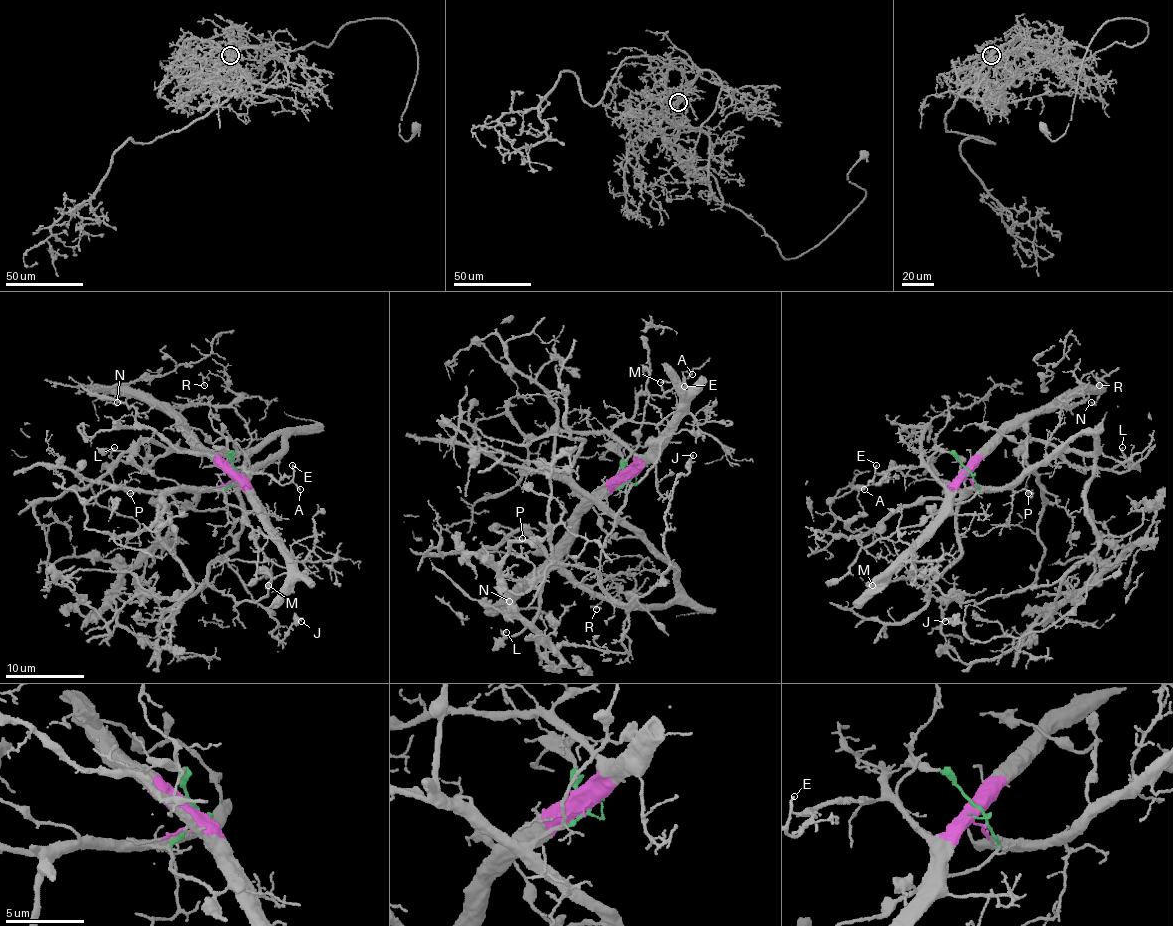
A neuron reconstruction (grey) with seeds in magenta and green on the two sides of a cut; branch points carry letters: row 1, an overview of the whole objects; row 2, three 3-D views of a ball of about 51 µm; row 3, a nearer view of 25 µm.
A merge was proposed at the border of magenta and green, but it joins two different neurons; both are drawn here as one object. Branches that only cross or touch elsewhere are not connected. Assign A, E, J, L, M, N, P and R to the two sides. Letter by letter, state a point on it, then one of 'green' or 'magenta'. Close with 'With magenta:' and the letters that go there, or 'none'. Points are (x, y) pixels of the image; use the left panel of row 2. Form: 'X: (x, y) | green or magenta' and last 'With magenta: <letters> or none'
A: (300, 489) | magenta
E: (292, 465) | magenta
J: (301, 621) | green
L: (114, 447) | green
M: (268, 585) | magenta
N: (117, 402) | magenta
P: (130, 493) | green
R: (204, 385) | magenta
With magenta: A, E, M, N, R

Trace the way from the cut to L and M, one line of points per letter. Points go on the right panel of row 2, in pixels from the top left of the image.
L: (968, 470), (980, 490), (1015, 486), (1072, 439), (1096, 441), (1059, 454), (1078, 466), (1114, 468), (1122, 446)
M: (968, 470), (942, 520), (873, 591), (873, 585)

